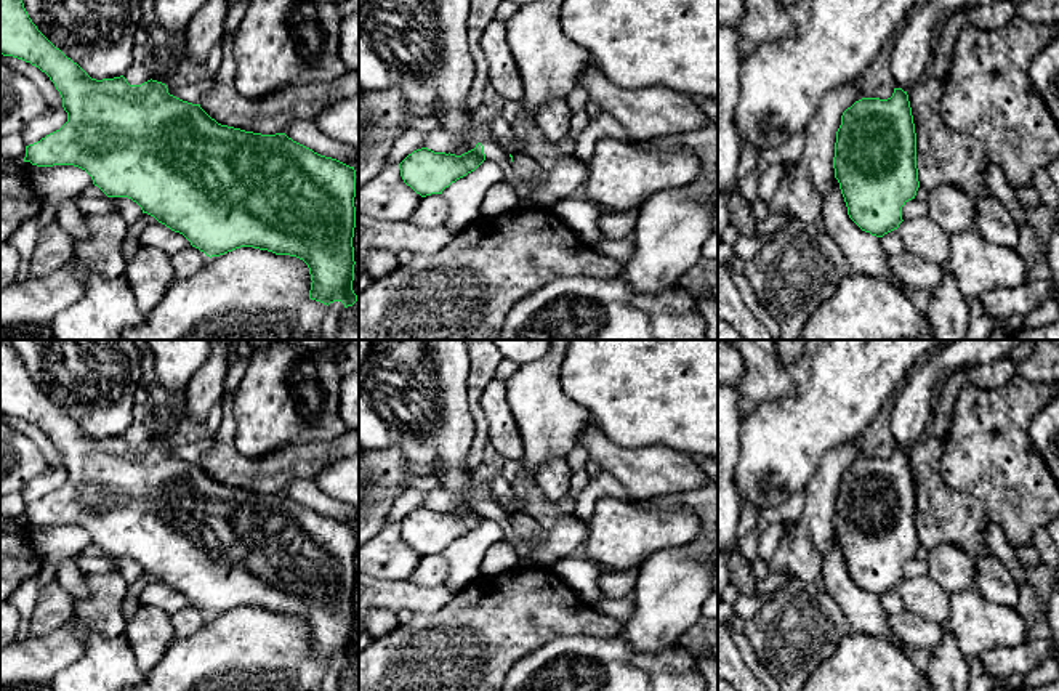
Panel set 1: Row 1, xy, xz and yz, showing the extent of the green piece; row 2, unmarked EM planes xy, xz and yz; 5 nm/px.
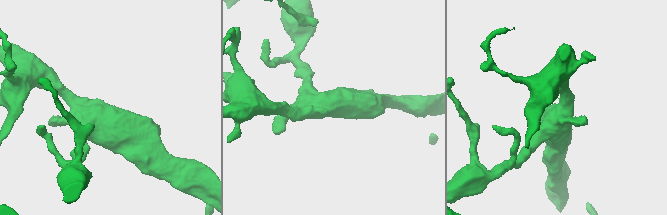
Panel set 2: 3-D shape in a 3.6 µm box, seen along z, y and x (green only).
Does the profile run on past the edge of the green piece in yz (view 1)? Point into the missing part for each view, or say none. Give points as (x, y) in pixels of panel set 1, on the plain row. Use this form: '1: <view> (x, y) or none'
1: none

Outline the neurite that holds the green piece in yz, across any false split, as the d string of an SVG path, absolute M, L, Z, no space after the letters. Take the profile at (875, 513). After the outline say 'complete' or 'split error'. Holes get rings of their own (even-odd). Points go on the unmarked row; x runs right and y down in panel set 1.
M894 447L888 459L862 457L843 471L833 527L848 574L862 590L883 596L899 587L902 566L915 558L920 547L916 492L907 451Z | complete

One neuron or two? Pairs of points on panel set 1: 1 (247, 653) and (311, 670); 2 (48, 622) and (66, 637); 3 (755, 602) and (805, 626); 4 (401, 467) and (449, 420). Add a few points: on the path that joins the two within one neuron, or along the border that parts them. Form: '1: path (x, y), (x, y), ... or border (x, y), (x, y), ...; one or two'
1: path (263, 664), (295, 666); one
2: border (72, 618), (47, 634), (31, 638); two
3: border (774, 594), (745, 621); two
4: border (375, 449), (396, 446), (446, 468); two

